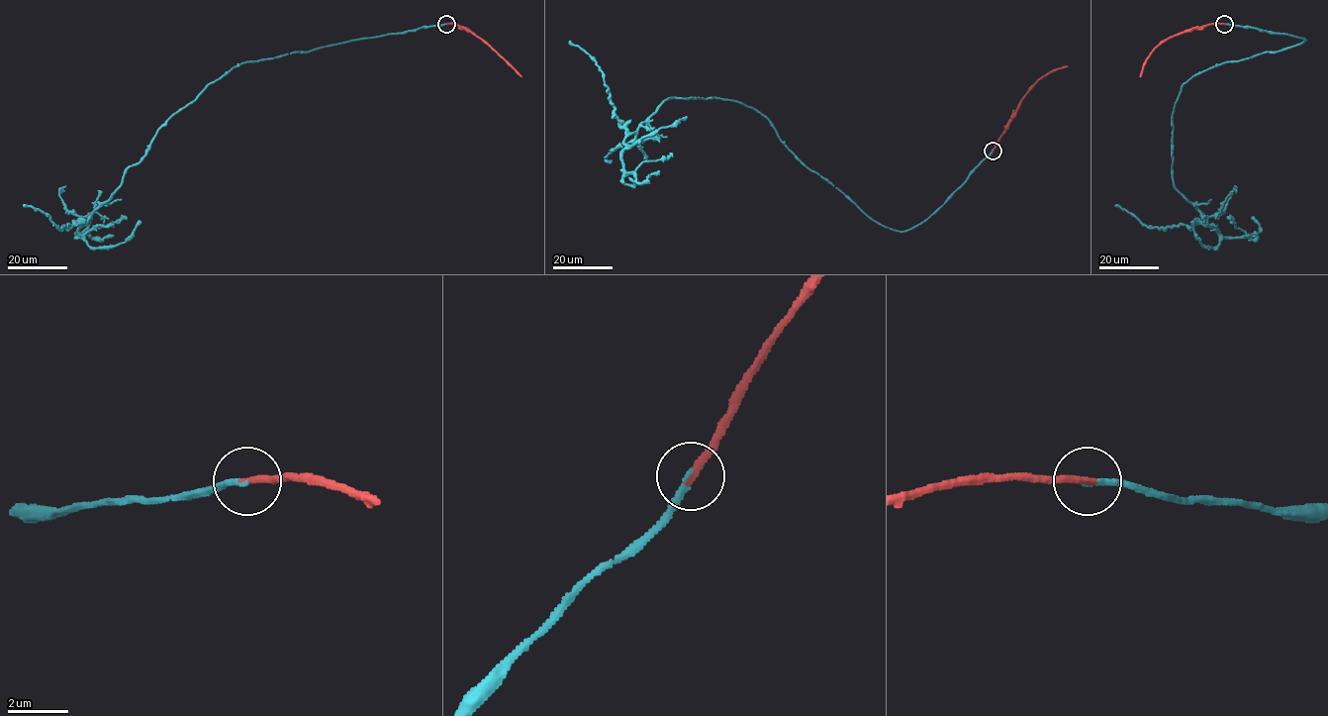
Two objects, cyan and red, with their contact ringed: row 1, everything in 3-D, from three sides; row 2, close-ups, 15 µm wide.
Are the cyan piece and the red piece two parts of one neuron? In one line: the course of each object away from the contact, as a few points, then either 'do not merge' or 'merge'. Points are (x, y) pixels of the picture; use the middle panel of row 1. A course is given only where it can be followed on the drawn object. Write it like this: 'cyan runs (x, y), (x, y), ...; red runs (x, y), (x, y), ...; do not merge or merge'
cyan runs (993, 150), (926, 219), (896, 231), (738, 102), (670, 97), (627, 131), (597, 62), (569, 42); red runs (993, 150), (1028, 90), (1046, 75), (1067, 66); merge

